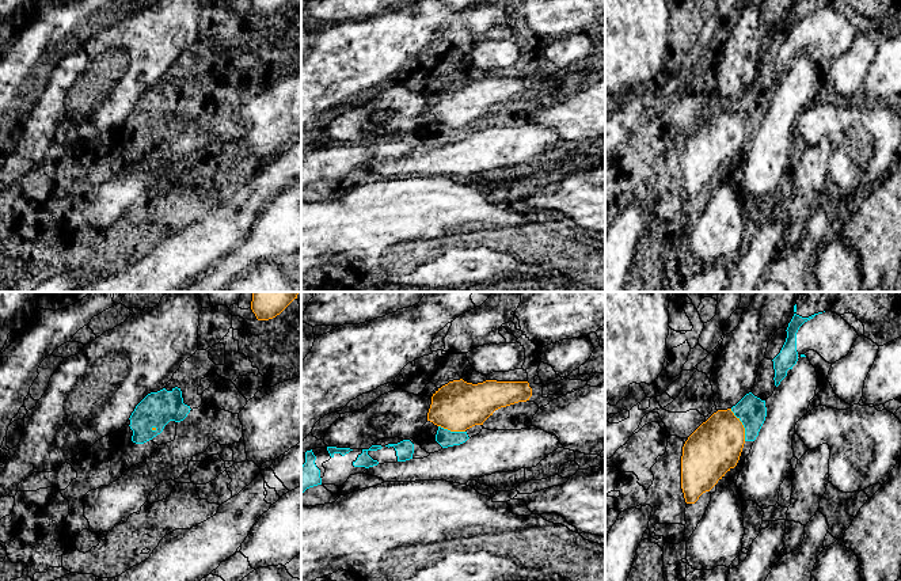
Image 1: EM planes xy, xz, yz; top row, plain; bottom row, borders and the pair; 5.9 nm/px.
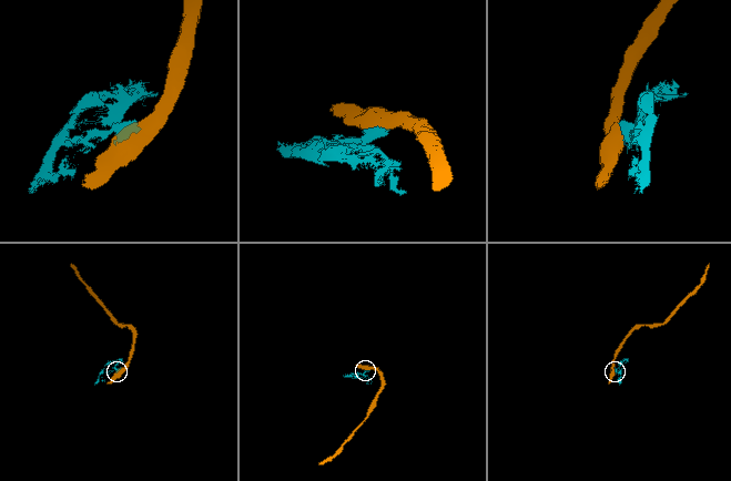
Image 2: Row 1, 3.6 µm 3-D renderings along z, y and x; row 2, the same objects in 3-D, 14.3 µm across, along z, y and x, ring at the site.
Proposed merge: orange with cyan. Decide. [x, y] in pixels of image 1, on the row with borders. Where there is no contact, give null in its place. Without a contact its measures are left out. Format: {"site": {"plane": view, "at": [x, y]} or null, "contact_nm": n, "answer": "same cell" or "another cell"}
{"site": {"plane": "yz", "at": [742, 425]}, "contact_nm": 220, "answer": "another cell"}

